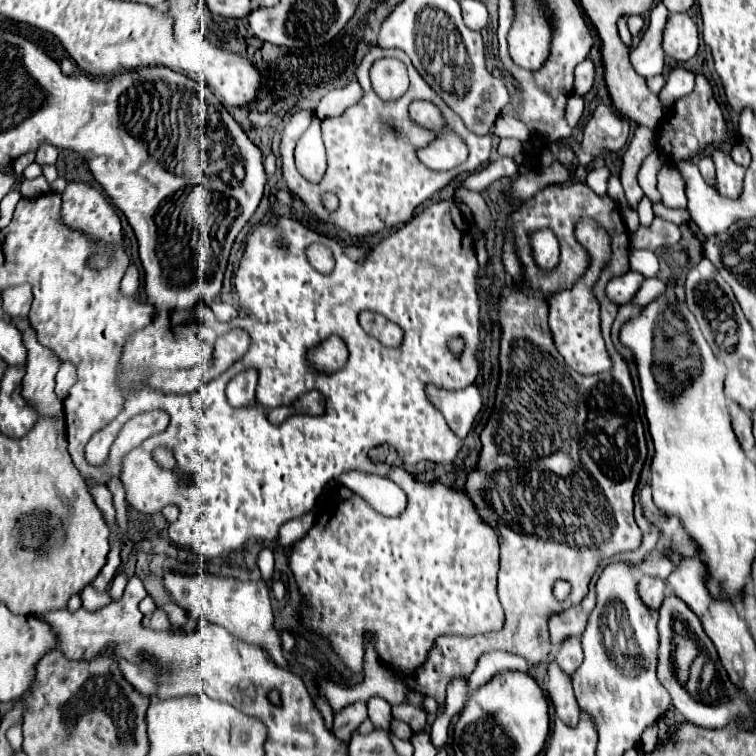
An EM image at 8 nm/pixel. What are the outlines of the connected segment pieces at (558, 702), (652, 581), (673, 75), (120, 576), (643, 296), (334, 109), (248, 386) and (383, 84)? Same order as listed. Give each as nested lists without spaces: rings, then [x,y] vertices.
[[[552,661],[548,665],[548,685],[546,685],[548,697],[554,705],[556,717],[562,719],[566,725],[576,725],[578,723],[578,715],[580,715],[580,707],[574,699],[572,693],[572,677],[566,675],[556,661]]]
[[[642,577],[638,583],[638,591],[640,597],[644,599],[644,603],[648,603],[648,607],[658,609],[666,597],[666,583],[660,577]]]
[[[676,67],[666,75],[666,83],[662,87],[662,91],[658,93],[660,103],[670,107],[674,105],[676,99],[680,99],[682,95],[688,95],[694,87],[694,73],[684,69],[684,67]]]
[[[118,571],[116,577],[114,577],[114,581],[112,581],[112,585],[110,585],[112,599],[120,599],[122,597],[122,593],[126,589],[126,583],[128,583],[128,575],[124,571]]]
[[[656,277],[647,278],[646,281],[642,283],[640,291],[634,295],[632,303],[644,307],[644,305],[648,305],[656,295],[660,295],[660,291],[666,291],[666,285],[664,285],[660,279],[656,279]]]
[[[352,81],[344,87],[334,89],[328,95],[324,95],[316,107],[316,115],[318,117],[336,117],[336,115],[344,113],[344,109],[354,105],[360,97],[362,97],[362,89],[360,89],[358,81]]]
[[[248,369],[248,371],[240,373],[240,375],[234,377],[234,379],[228,383],[228,387],[226,387],[228,403],[234,405],[234,407],[250,405],[252,399],[255,399],[257,385],[258,371],[256,371],[256,369]]]
[[[378,59],[370,70],[370,80],[374,93],[384,99],[398,99],[408,89],[406,65],[398,59]]]

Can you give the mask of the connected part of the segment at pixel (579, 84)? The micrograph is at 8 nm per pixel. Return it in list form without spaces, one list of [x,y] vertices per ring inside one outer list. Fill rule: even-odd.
[[[586,59],[574,69],[574,95],[588,93],[592,87],[592,81],[594,81],[594,63]]]

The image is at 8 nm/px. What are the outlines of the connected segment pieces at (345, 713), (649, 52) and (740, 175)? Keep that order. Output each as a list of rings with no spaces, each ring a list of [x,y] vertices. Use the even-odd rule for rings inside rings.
[[[358,701],[358,703],[352,703],[348,707],[344,707],[340,713],[336,713],[334,717],[334,735],[340,739],[340,741],[350,741],[352,737],[352,731],[366,719],[366,703]]]
[[[662,3],[650,11],[650,21],[646,33],[638,47],[630,51],[630,63],[634,71],[642,77],[660,75],[664,69],[664,51],[662,51],[662,29],[668,19],[668,9]]]
[[[714,147],[710,151],[710,155],[712,155],[714,167],[716,167],[716,183],[714,183],[716,193],[722,197],[728,197],[728,199],[738,199],[742,185],[744,185],[746,167],[734,163],[730,153],[720,147]]]

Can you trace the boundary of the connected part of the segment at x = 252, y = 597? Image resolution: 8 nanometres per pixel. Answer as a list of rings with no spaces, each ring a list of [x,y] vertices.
[[[176,571],[164,573],[164,587],[170,591],[176,605],[184,607],[192,621],[210,621],[216,625],[226,627],[230,633],[242,637],[248,643],[266,647],[270,655],[274,657],[274,663],[282,669],[290,669],[284,657],[284,651],[280,647],[278,631],[274,631],[274,617],[270,607],[270,589],[266,581],[242,582],[230,577],[216,577],[209,573],[198,575],[182,575]]]

